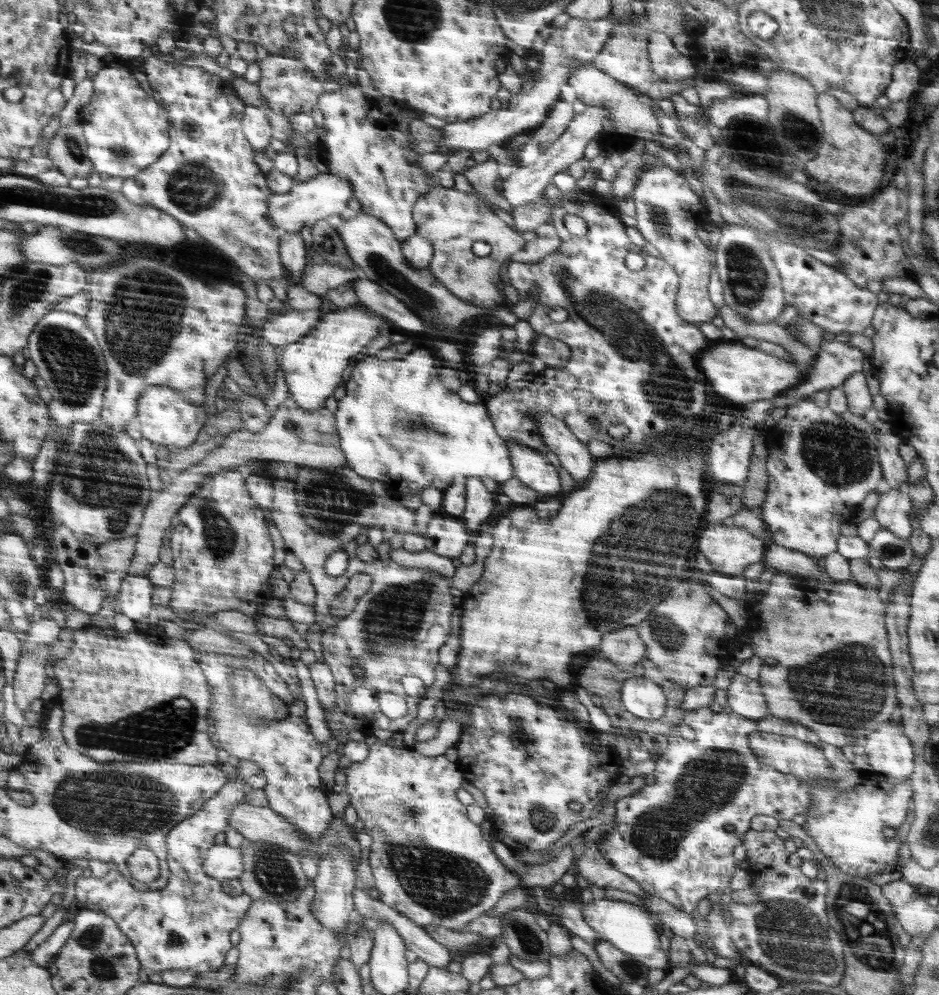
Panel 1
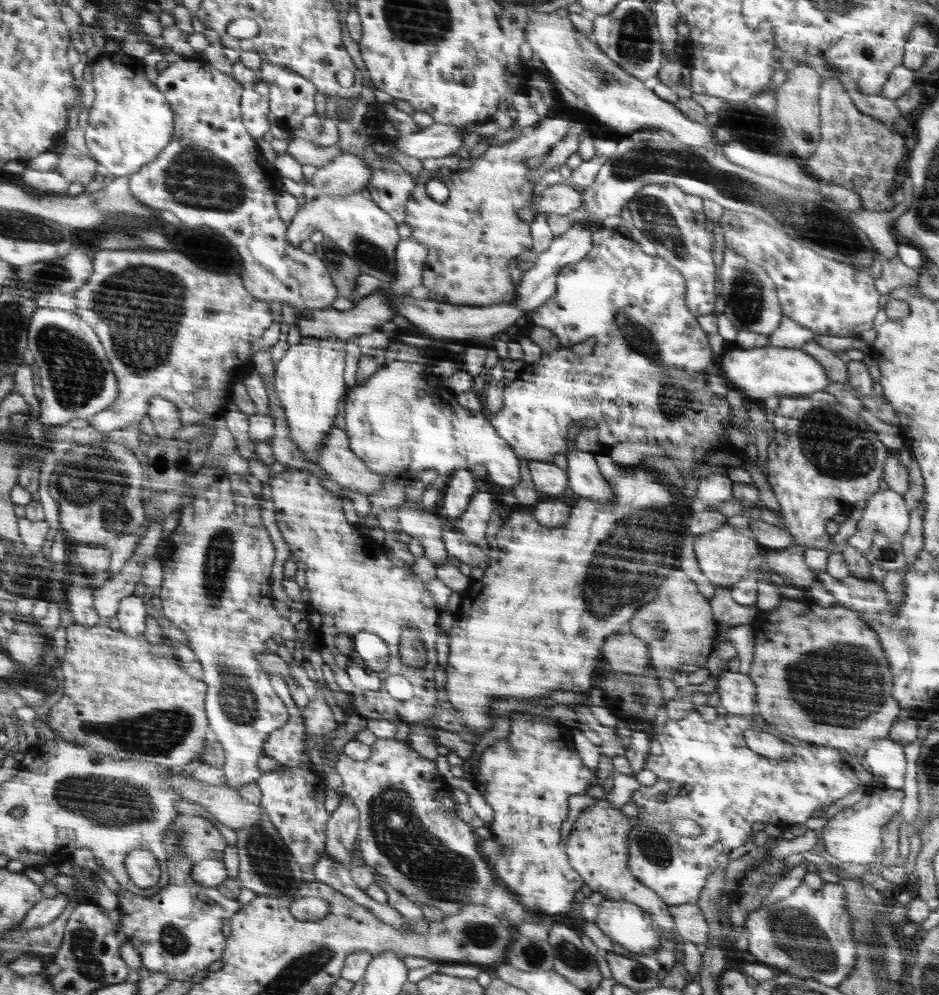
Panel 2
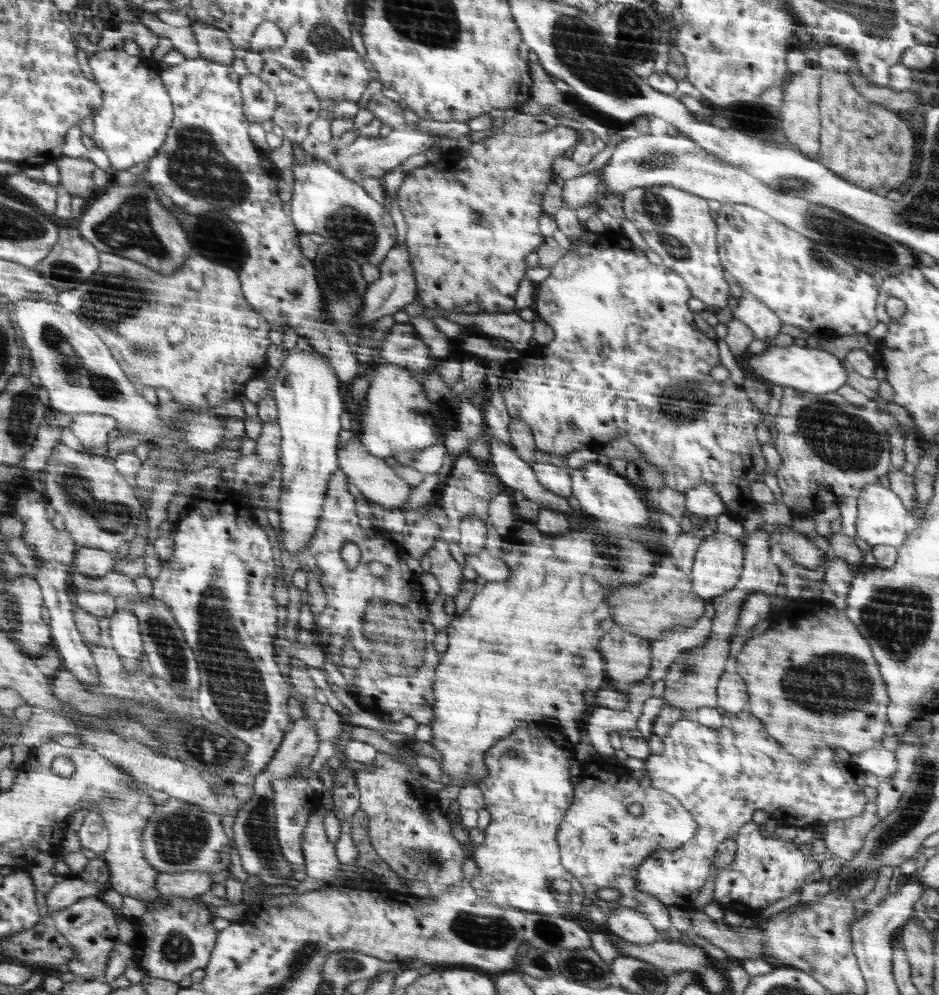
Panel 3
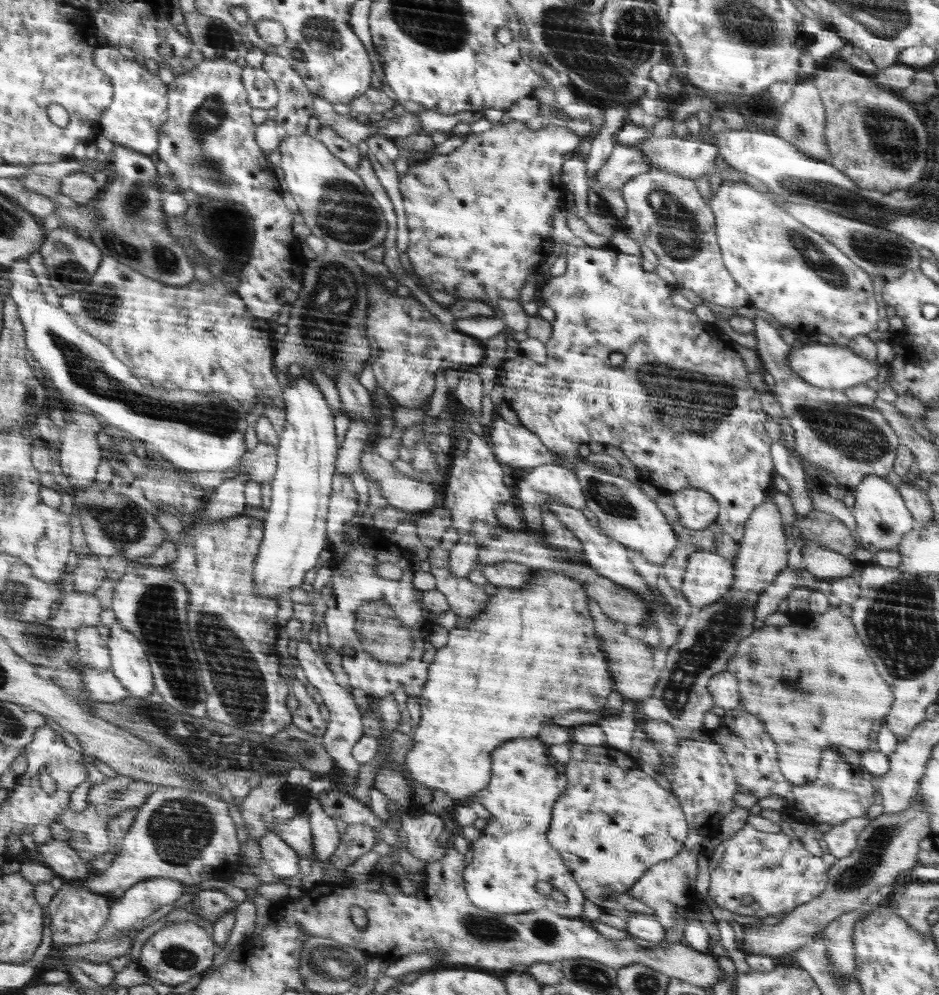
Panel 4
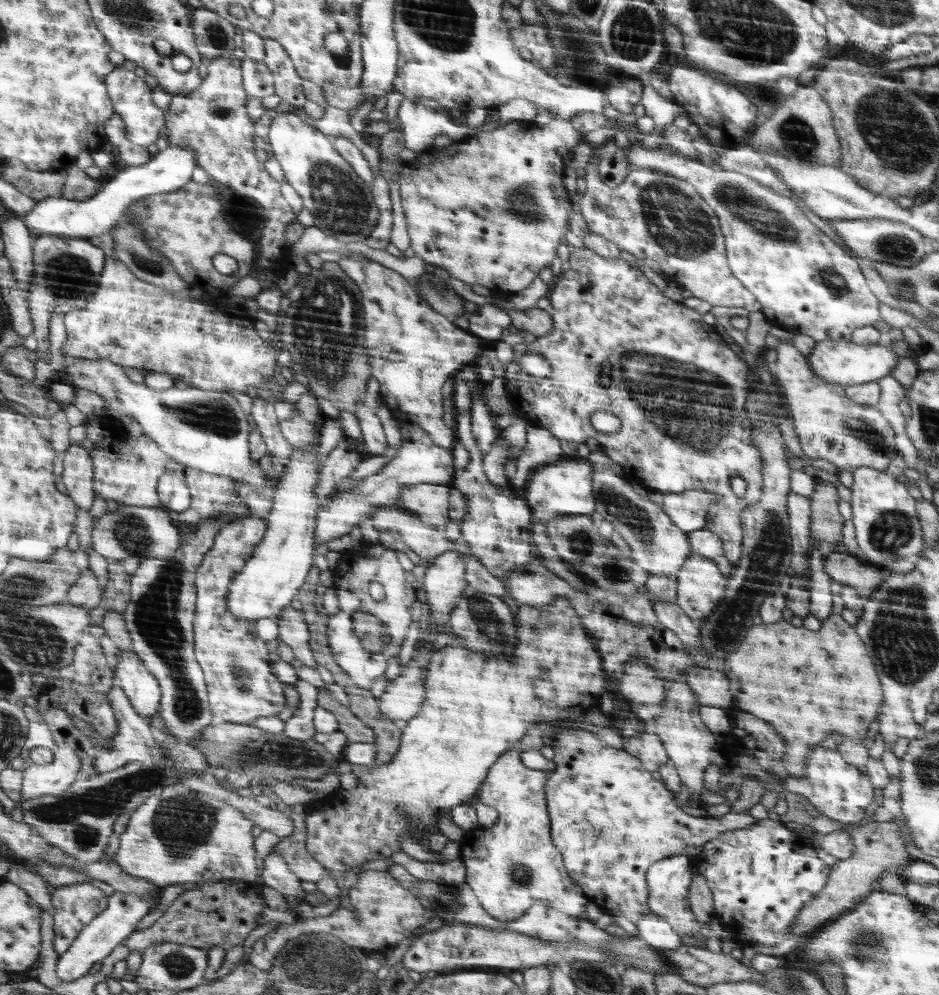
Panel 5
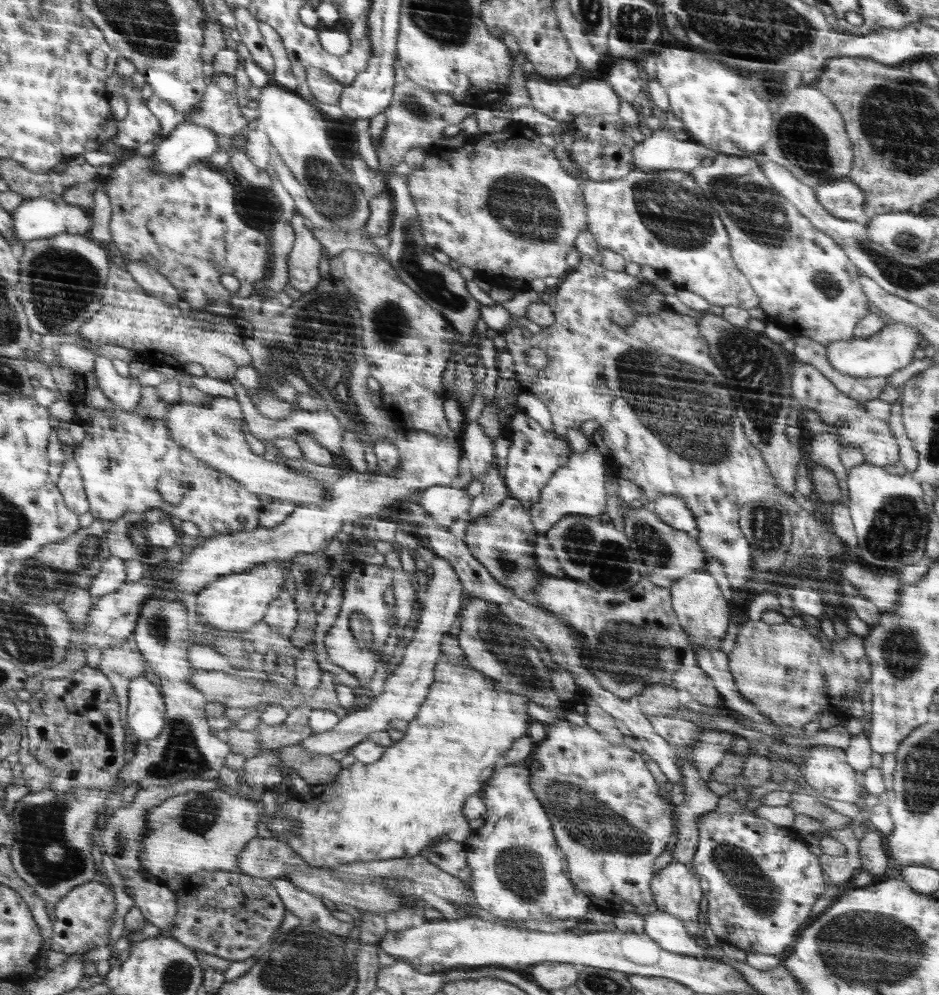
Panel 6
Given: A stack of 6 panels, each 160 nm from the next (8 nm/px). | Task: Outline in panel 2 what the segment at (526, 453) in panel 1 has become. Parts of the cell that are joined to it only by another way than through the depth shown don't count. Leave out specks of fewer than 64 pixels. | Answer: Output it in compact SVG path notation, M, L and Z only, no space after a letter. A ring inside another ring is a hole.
M529 461L527 464L534 487L540 493L560 494L569 486L566 472L549 461Z

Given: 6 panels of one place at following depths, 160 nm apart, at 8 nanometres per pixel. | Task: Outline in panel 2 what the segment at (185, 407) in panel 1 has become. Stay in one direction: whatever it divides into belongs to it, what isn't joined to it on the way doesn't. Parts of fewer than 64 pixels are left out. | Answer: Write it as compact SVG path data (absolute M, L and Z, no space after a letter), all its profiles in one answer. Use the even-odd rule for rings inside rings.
M153 396L147 411L152 424L154 424L155 436L172 440L183 424L180 420L180 411L173 401L163 396Z

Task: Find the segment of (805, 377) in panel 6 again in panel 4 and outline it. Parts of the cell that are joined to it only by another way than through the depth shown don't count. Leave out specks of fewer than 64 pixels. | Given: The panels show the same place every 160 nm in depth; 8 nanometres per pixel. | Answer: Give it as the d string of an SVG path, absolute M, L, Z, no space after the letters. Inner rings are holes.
M756 317L753 323L759 360L775 380L776 387L771 392L794 428L796 439L793 451L800 454L801 460L808 462L808 466L818 472L826 470L836 484L850 490L858 487L865 476L886 477L893 469L900 440L882 413L872 406L850 400L844 389L822 389L808 384L787 364L787 356L793 347L784 343L779 330L761 317Z

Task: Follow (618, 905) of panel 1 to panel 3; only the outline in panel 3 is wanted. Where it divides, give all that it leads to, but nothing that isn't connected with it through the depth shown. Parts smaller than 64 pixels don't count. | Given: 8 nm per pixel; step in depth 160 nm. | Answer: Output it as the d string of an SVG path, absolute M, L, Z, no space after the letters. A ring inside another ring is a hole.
M616 907L607 914L608 932L634 944L652 944L659 932L648 917L635 908Z

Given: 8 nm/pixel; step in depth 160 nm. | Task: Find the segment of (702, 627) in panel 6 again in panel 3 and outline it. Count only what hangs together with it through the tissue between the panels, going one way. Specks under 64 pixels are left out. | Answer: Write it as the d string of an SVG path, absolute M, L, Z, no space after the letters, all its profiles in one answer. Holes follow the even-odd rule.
M712 533L707 536L698 547L696 558L693 560L693 568L689 574L692 577L693 591L705 602L716 596L722 596L732 590L740 578L743 569L744 544L743 538L734 538L722 533Z

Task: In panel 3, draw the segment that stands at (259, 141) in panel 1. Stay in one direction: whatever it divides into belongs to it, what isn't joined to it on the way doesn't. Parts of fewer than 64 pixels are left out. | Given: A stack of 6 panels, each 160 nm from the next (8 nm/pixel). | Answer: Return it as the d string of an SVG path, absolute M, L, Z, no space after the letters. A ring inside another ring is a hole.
M247 74L240 78L245 117L248 122L262 122L273 115L276 99L271 88L260 80L259 75Z

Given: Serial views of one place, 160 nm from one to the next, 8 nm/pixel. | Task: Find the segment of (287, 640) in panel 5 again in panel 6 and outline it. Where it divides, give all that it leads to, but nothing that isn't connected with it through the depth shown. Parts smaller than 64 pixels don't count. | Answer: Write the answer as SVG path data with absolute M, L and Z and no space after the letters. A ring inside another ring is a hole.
M283 586L263 621L290 638L297 625L297 603Z

